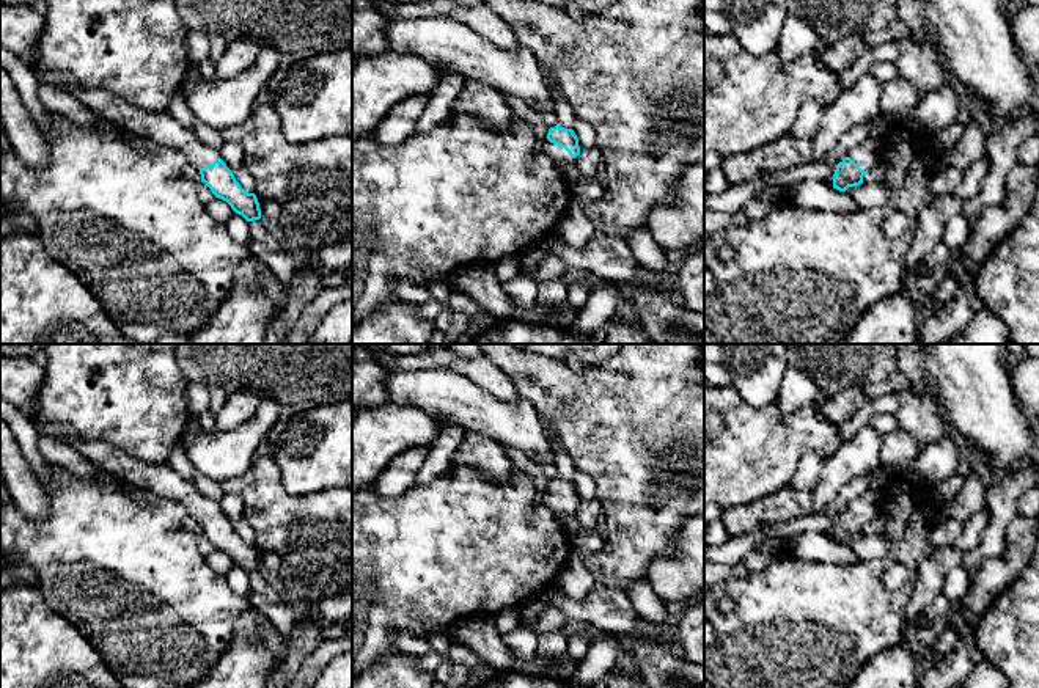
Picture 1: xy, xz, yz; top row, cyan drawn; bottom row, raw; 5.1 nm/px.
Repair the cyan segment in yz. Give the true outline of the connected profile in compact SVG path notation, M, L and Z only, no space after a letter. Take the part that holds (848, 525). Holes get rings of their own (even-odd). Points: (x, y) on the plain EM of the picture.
M868 489L861 496L850 500L849 506L835 521L833 540L846 543L849 539L863 536L865 525L879 515L880 504L880 492L871 489Z

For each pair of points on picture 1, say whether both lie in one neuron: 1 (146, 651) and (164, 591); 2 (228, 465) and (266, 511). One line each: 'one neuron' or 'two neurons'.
1: one neuron
2: two neurons

